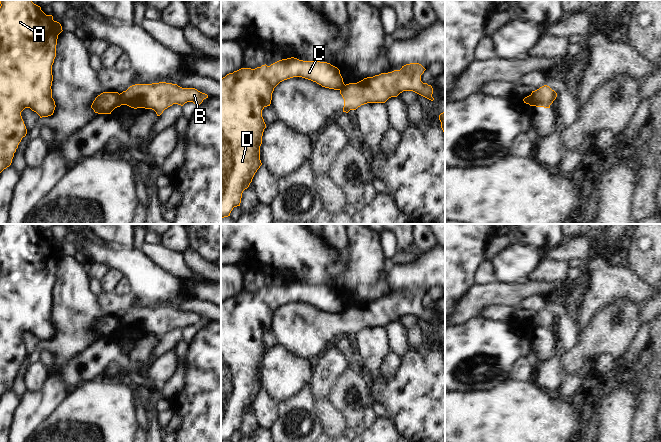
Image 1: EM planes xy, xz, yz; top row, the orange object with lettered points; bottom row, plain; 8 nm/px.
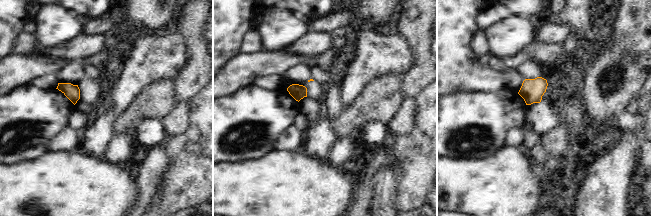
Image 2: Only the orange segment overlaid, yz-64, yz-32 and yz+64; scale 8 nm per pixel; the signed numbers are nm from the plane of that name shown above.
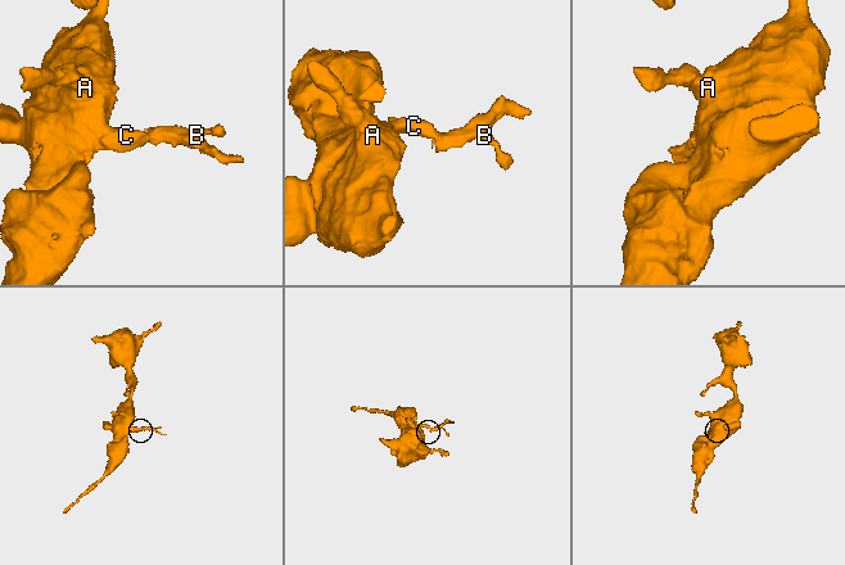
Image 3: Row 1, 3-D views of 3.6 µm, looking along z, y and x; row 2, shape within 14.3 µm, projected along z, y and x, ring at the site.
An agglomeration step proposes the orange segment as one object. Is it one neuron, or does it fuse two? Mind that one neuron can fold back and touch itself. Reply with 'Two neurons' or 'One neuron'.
Two neurons.

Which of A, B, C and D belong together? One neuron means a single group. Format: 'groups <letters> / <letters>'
groups A C D / B

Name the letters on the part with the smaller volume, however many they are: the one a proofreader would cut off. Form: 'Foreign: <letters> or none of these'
Foreign: B

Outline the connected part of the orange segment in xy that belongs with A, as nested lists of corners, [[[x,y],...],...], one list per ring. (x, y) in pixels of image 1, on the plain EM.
[[[0,224],[0,397],[12,387],[14,377],[27,353],[21,340],[25,332],[36,336],[40,342],[53,339],[52,289],[56,281],[58,259],[63,255],[52,239],[46,239],[32,224]]]

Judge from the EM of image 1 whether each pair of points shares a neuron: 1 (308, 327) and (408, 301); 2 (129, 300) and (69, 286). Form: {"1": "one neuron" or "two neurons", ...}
{"1": "one neuron", "2": "two neurons"}

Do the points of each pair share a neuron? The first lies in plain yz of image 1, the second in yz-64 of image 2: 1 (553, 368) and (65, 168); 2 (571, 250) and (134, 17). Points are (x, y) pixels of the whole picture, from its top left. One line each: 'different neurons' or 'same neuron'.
1: different neurons
2: different neurons

